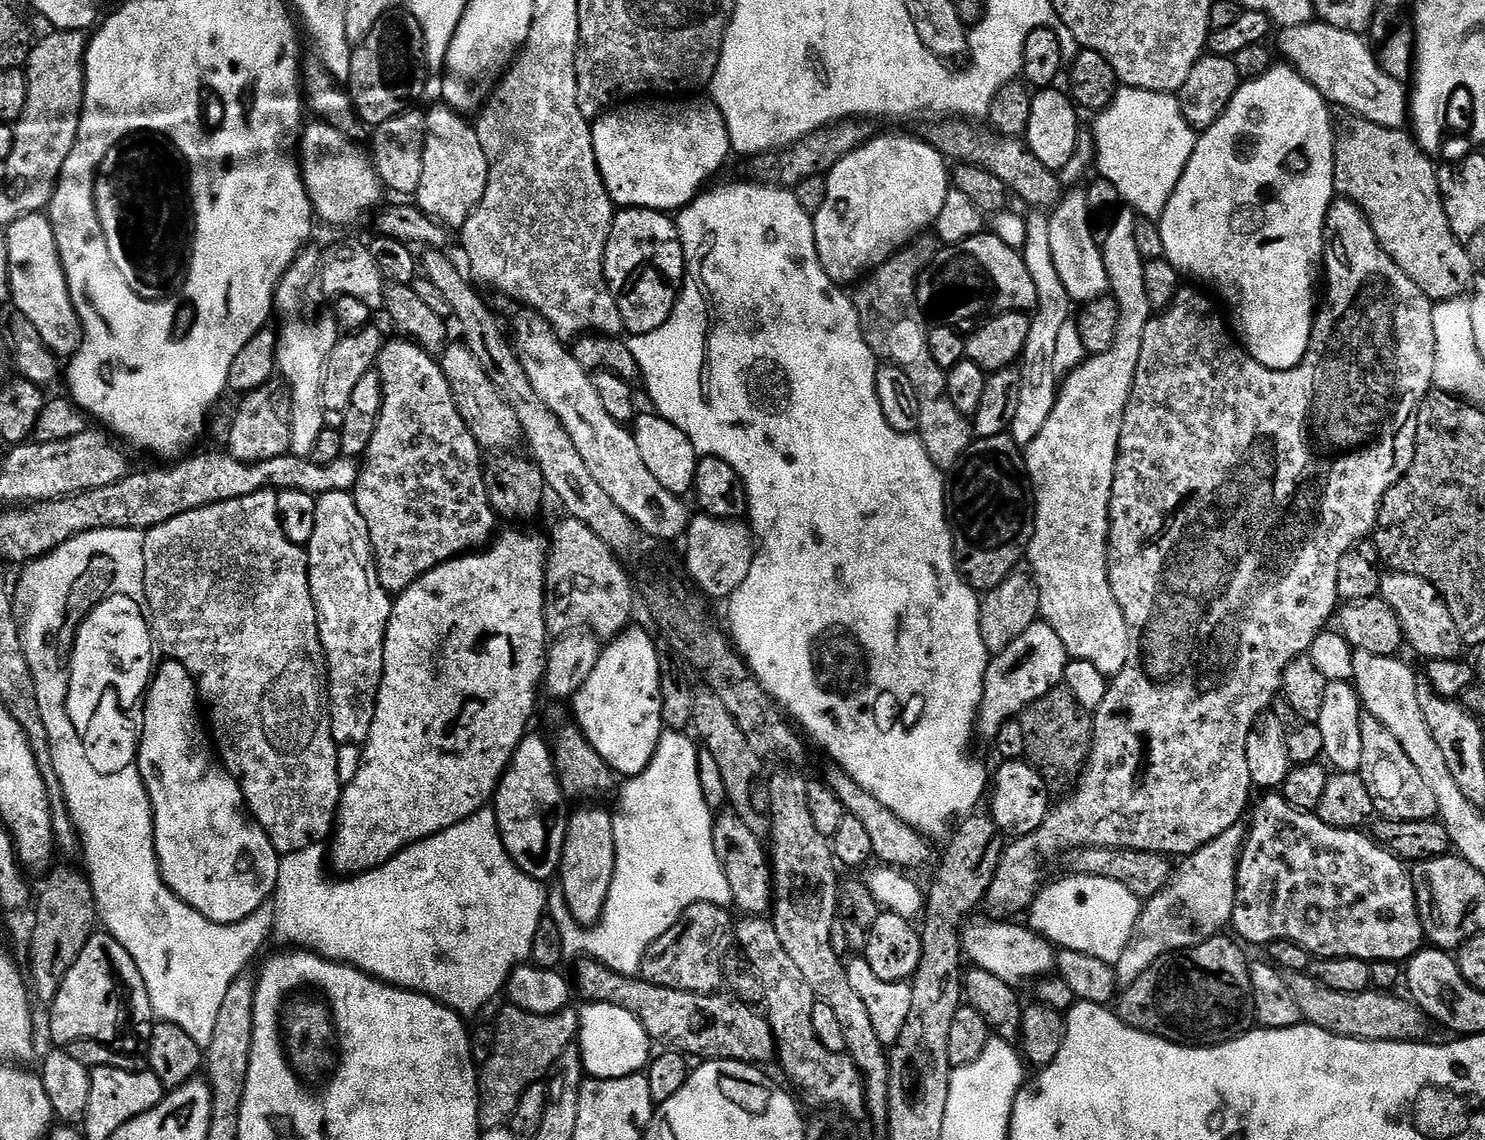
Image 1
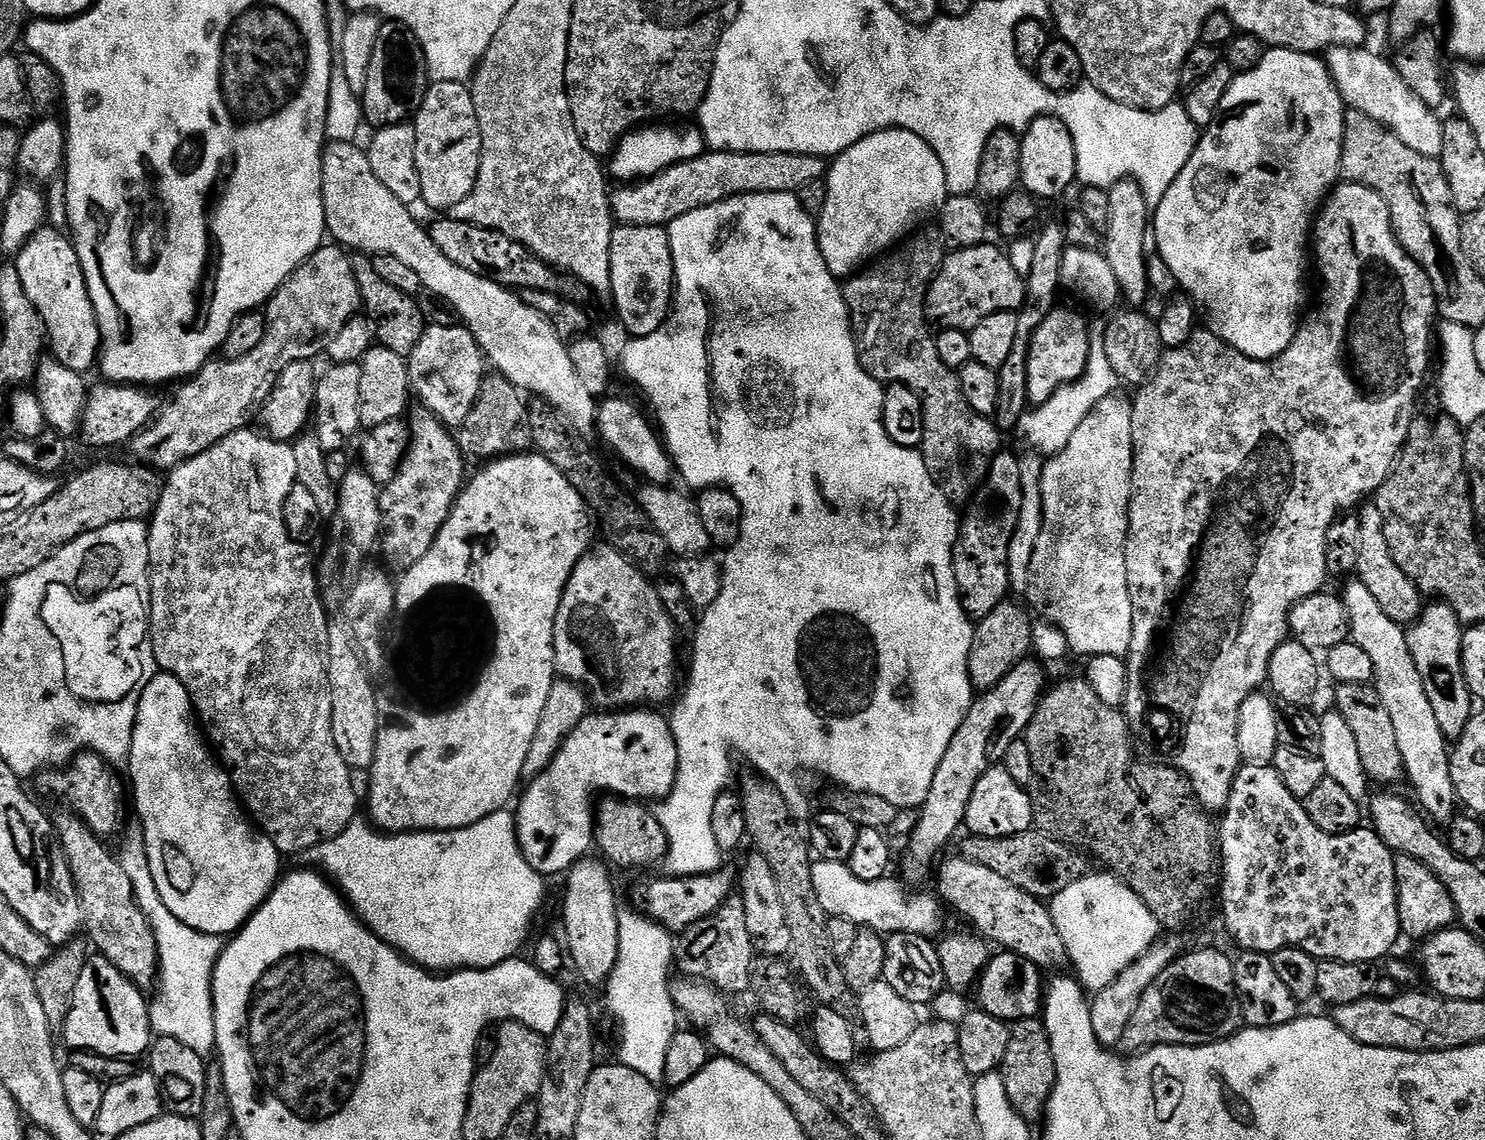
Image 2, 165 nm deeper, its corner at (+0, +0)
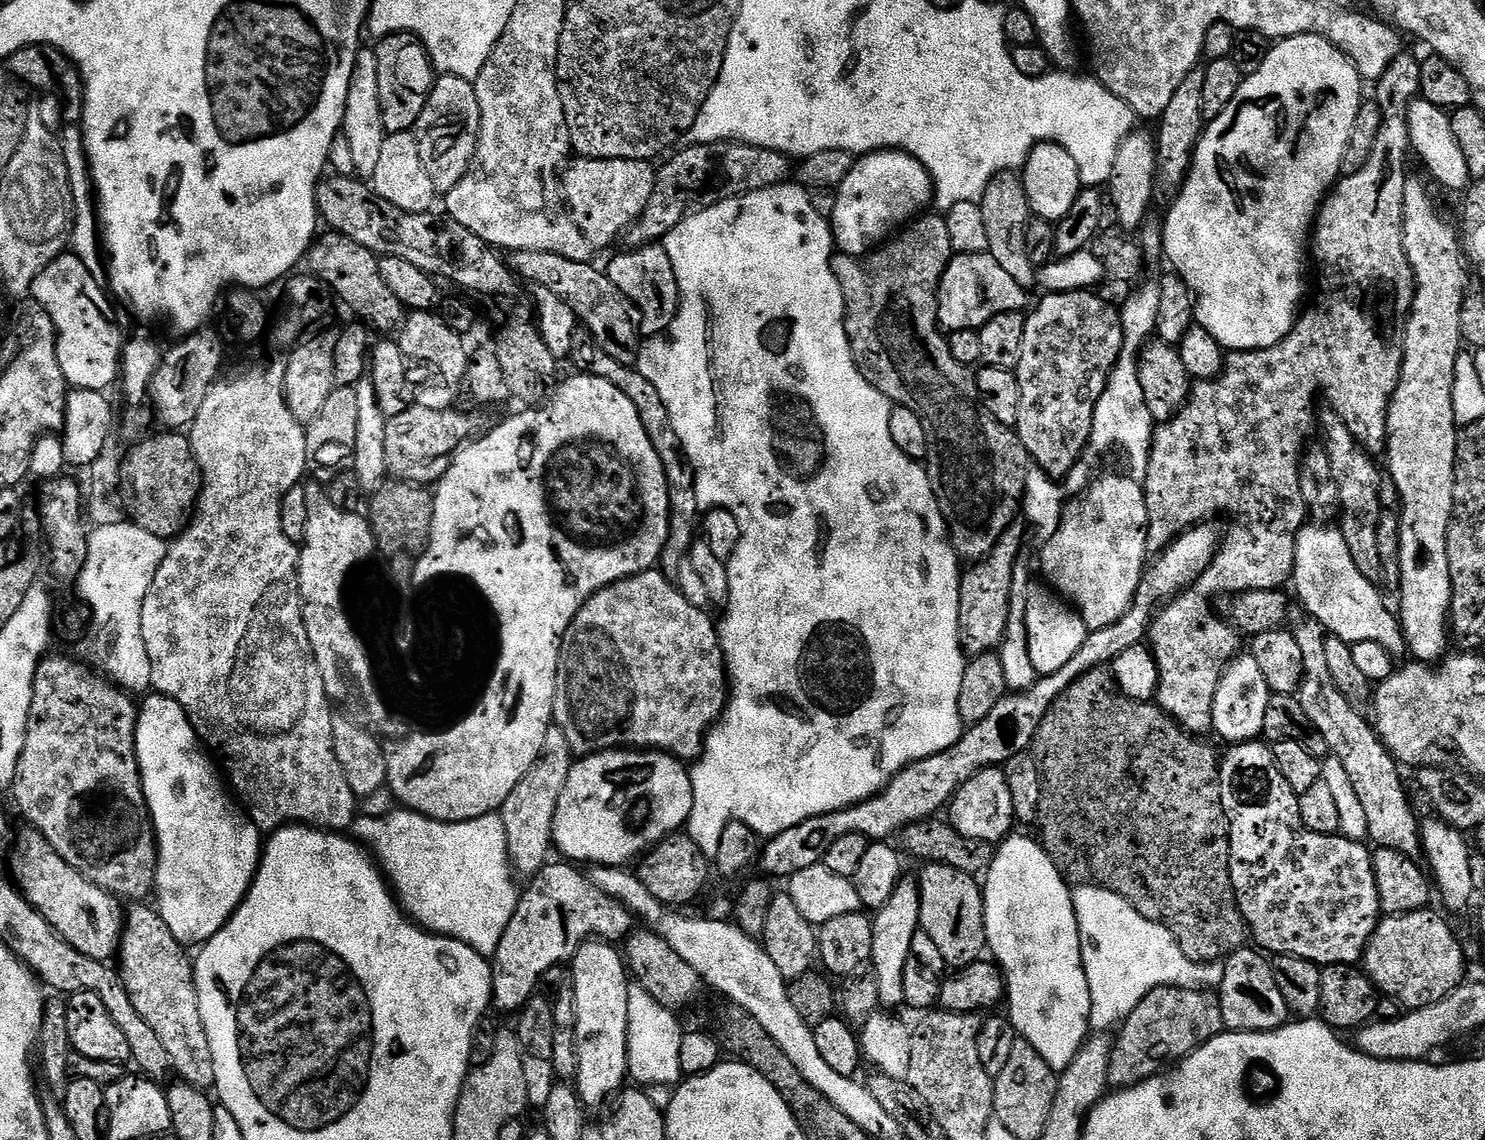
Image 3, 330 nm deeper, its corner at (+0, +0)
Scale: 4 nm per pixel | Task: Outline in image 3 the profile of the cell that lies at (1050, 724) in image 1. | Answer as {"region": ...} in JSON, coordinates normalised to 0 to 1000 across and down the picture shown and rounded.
{"region":[[[743,585],[729,591],[729,595],[726,595],[711,613],[710,619],[707,619],[707,623],[702,630],[702,637],[699,637],[699,644],[695,649],[694,659],[698,666],[701,682],[701,703],[699,704],[696,722],[698,726],[700,725],[699,736],[720,776],[744,779],[753,784],[756,789],[761,791],[761,795],[764,795],[764,798],[766,798],[769,805],[788,816],[799,840],[801,840],[805,846],[815,846],[824,843],[834,832],[838,831],[842,815],[835,801],[828,767],[827,718],[823,707],[822,689],[822,664],[820,660],[819,663],[815,654],[810,653],[808,649],[810,648],[797,641],[790,628],[782,623],[780,618],[772,614],[762,614],[758,607],[755,607],[748,589]]]}

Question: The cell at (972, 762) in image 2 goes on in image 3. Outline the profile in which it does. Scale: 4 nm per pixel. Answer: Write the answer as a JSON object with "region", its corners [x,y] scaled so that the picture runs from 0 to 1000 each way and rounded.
{"region":[[[607,770],[602,784],[599,784],[599,791],[589,797],[587,815],[589,833],[586,845],[591,858],[591,875],[596,885],[603,886],[603,883],[609,881],[607,854],[610,854],[610,840],[613,840],[613,826],[615,826],[615,819],[620,817],[620,777],[616,771]]]}

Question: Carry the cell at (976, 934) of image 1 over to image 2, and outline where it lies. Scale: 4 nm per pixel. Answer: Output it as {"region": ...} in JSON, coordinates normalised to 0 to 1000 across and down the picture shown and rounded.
{"region":[[[554,754],[547,757],[547,769],[548,784],[551,784],[551,791],[554,791],[554,798],[556,798],[559,805],[570,805],[579,814],[587,814],[588,818],[593,819],[609,818],[630,823],[636,817],[636,797],[634,790],[630,785],[622,786],[620,781],[612,782],[605,771],[603,773],[601,772],[601,770],[596,770],[591,774],[580,774],[580,770],[572,767],[570,758]]]}

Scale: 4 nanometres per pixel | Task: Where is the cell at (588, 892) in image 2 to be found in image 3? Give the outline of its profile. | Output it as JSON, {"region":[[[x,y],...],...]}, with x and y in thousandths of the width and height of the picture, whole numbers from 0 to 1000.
{"region":[[[398,824],[395,828],[391,830],[388,834],[388,839],[384,843],[384,862],[387,868],[387,875],[388,876],[388,927],[389,928],[389,935],[388,936],[388,942],[387,945],[387,954],[391,959],[391,965],[397,973],[401,972],[403,968],[407,968],[409,964],[411,966],[421,954],[420,947],[424,946],[423,943],[423,868],[424,866],[424,854],[422,848],[422,842],[417,834],[415,835],[411,827]]]}

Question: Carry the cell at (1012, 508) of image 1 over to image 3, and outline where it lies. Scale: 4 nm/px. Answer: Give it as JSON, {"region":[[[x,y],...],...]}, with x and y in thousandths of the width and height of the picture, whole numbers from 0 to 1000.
{"region":[[[689,455],[683,459],[672,472],[669,482],[663,491],[658,491],[655,498],[646,506],[646,534],[645,549],[646,550],[646,567],[653,576],[661,575],[665,572],[671,572],[677,554],[679,545],[681,511],[683,496],[688,491],[687,480],[690,477]]]}

